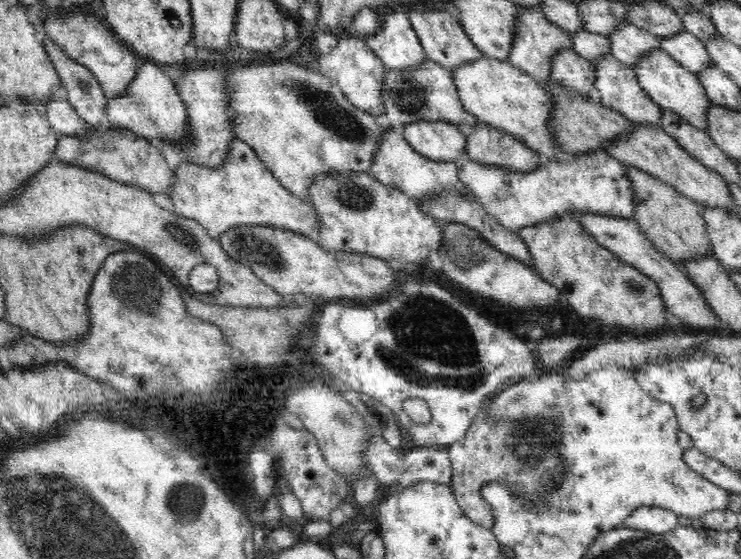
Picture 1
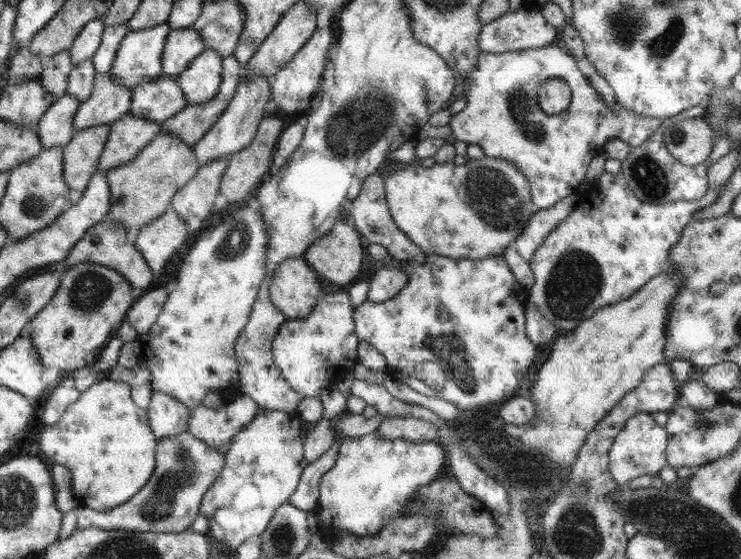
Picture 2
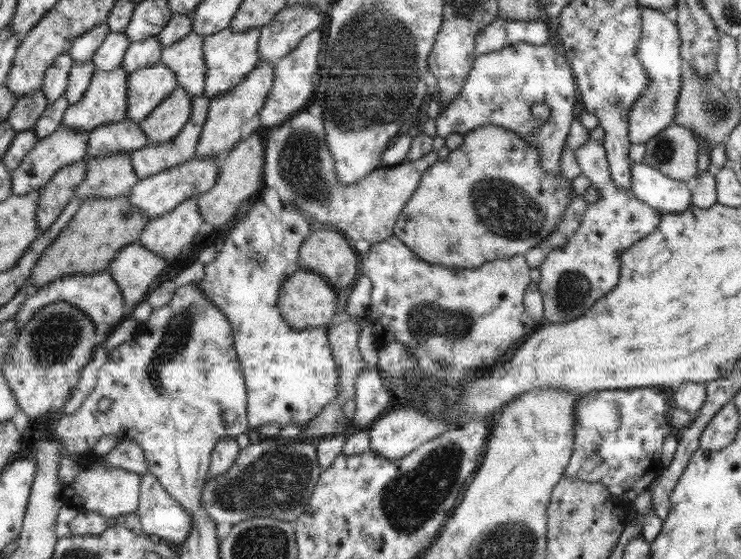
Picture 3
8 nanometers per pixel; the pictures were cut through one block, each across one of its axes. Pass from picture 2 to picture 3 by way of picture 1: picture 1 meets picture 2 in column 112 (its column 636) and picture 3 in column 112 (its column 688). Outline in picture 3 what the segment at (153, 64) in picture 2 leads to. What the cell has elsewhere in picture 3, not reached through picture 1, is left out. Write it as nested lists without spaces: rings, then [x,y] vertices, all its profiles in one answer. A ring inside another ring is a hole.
[[[121,66],[116,70],[94,71],[84,96],[76,104],[68,105],[68,108],[66,108],[61,126],[67,126],[70,130],[90,132],[103,124],[125,120],[128,76],[129,74]]]

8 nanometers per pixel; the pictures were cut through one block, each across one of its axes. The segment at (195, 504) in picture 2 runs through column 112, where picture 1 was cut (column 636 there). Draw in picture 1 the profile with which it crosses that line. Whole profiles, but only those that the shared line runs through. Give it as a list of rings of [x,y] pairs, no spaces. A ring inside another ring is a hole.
[[[643,506],[635,508],[622,526],[652,534],[664,534],[684,522],[679,515],[665,508]]]

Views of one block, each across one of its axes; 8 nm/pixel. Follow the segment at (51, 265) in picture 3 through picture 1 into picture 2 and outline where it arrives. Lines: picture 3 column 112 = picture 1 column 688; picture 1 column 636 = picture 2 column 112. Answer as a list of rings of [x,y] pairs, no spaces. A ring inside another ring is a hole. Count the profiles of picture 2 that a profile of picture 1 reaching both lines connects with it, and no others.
[[[158,133],[130,162],[108,171],[110,185],[110,210],[107,219],[122,225],[128,233],[128,242],[134,243],[144,225],[158,219],[171,207],[171,199],[199,170],[193,146],[188,146],[175,134]]]

